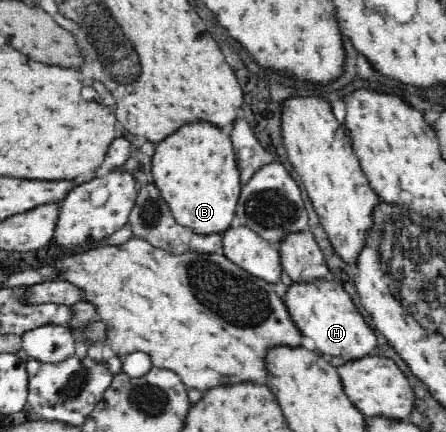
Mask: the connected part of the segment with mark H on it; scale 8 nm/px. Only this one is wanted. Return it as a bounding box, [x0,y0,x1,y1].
[283,279,378,361]

